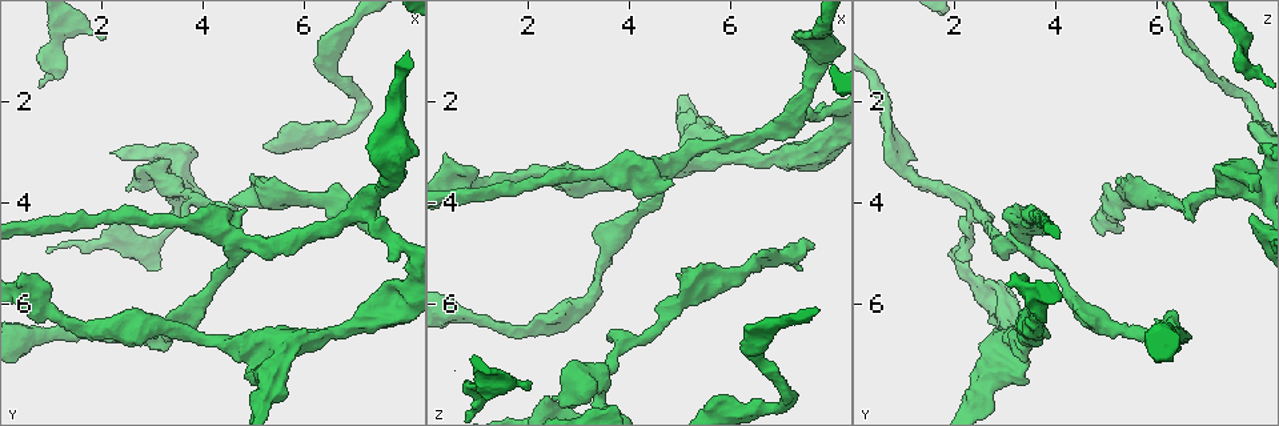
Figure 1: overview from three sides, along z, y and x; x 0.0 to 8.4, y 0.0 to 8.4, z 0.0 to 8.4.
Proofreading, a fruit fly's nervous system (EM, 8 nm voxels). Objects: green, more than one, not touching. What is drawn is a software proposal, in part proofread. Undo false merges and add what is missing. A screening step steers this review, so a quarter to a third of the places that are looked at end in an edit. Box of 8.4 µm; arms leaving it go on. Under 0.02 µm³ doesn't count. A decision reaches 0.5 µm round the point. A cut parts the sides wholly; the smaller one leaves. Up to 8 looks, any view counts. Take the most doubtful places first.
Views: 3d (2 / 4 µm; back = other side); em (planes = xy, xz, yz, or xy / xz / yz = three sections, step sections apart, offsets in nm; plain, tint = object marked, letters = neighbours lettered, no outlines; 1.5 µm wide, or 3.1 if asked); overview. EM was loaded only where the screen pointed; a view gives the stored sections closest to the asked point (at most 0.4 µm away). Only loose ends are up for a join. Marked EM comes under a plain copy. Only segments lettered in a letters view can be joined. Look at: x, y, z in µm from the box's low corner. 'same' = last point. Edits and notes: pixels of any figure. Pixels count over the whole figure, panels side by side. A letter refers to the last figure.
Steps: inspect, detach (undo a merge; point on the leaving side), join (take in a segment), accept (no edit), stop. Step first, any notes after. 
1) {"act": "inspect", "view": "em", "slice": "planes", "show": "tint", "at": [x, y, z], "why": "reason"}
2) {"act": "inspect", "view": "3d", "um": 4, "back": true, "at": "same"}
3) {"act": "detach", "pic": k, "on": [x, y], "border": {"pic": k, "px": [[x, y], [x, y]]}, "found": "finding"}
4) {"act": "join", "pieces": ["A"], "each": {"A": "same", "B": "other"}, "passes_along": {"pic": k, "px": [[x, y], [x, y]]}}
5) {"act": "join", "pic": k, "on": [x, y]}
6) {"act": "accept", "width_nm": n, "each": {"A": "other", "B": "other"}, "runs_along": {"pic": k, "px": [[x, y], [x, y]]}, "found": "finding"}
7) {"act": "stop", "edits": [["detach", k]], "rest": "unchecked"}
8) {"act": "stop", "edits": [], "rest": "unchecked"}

{"act": "inspect", "view": "em", "slice": "xy", "step": 4, "show": "tint", "at": [2.00, 0.75, 7.70]}

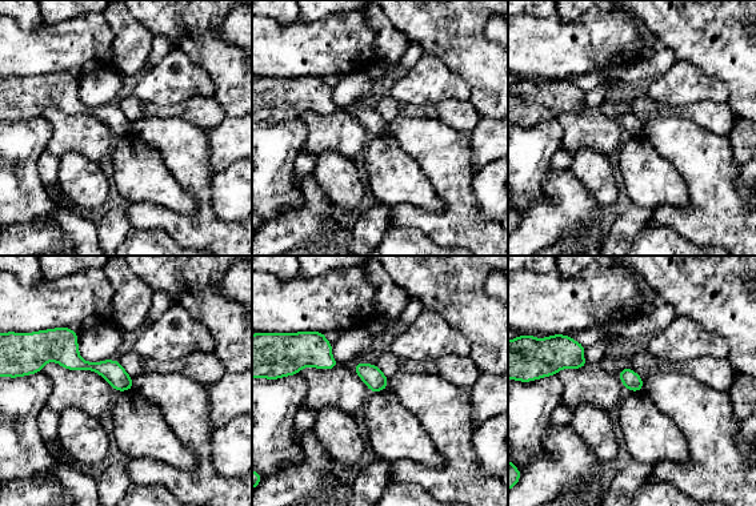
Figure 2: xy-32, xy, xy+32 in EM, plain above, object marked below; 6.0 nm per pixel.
{"act": "inspect", "view": "em", "slice": "planes", "show": "letters", "at": "same"}

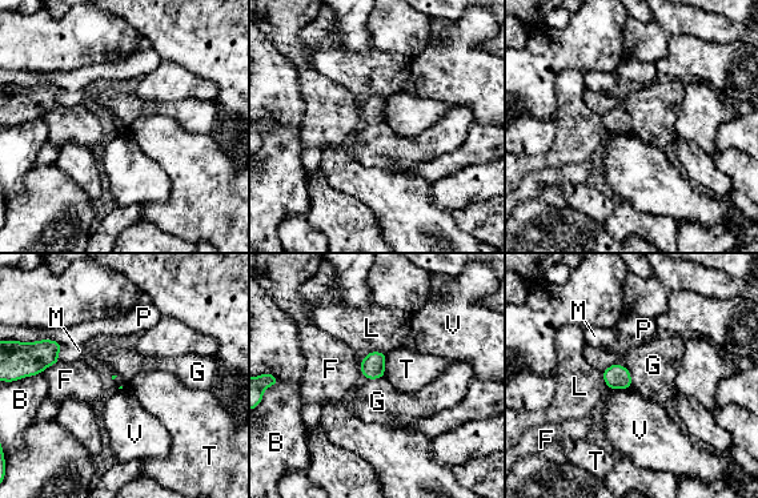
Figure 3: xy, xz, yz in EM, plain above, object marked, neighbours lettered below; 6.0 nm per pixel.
{"act": "accept", "each": {"B": "other", "F": "other", "G": "other", "L": "other", "M": "other", "P": "other", "T": "other", "V": "other"}, "border": {"pic": 3, "px": [[602, 370], [624, 365], [633, 388]]}, "found": "no lettered segment goes on from it"}

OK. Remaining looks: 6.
{"act": "inspect", "view": "em", "slice": "planes", "show": "letters", "at": [3.40, 3.75, 7.50], "why": "sudden change in width"}

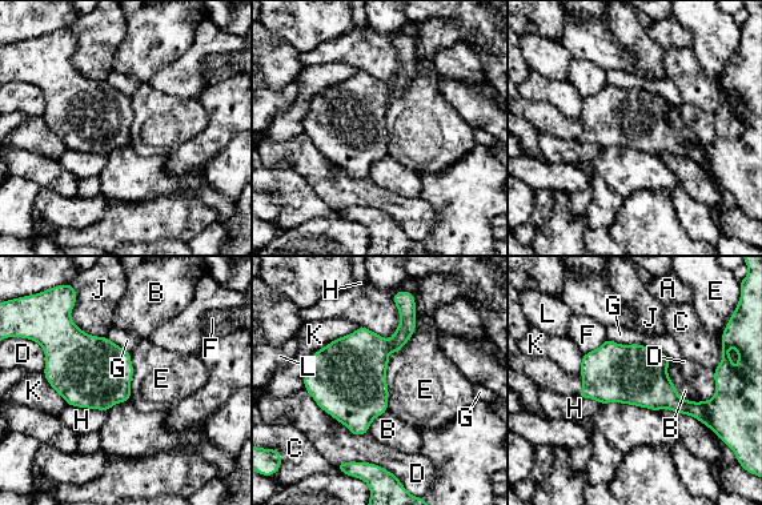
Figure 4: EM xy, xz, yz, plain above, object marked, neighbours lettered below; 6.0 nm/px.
{"act": "accept", "each": {"A": "other", "B": "other", "C": "other", "D": "other", "E": "other", "F": "other", "G": "other", "H": "other", "J": "other", "K": "other", "L": "other"}, "border": {"pic": 4, "px": [[67, 404], [103, 409], [105, 412]]}, "found": "all the same neuron"}

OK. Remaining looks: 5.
{"act": "inspect", "view": "em", "slice": "xz", "step": 8, "show": "letters", "at": [5.10, 3.60, 5.25], "why": "an open end"}

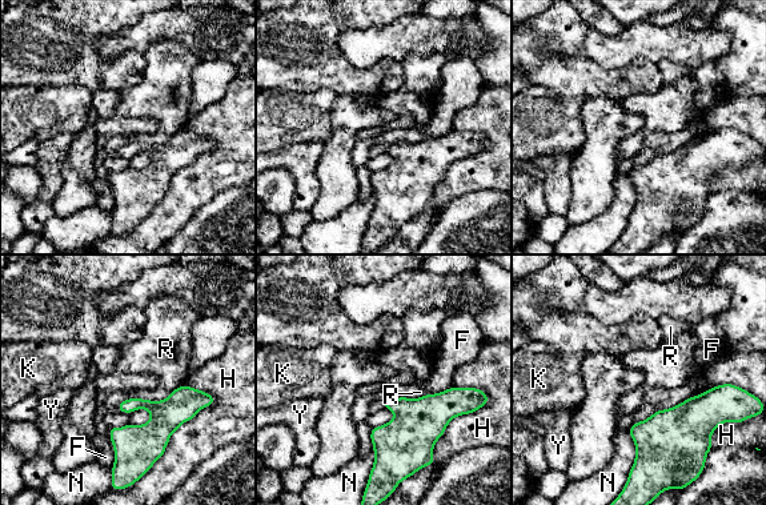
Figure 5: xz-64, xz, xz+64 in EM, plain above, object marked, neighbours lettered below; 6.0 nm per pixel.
{"act": "inspect", "view": "em", "slice": "planes", "show": "letters", "at": "same", "why": "another direction"}

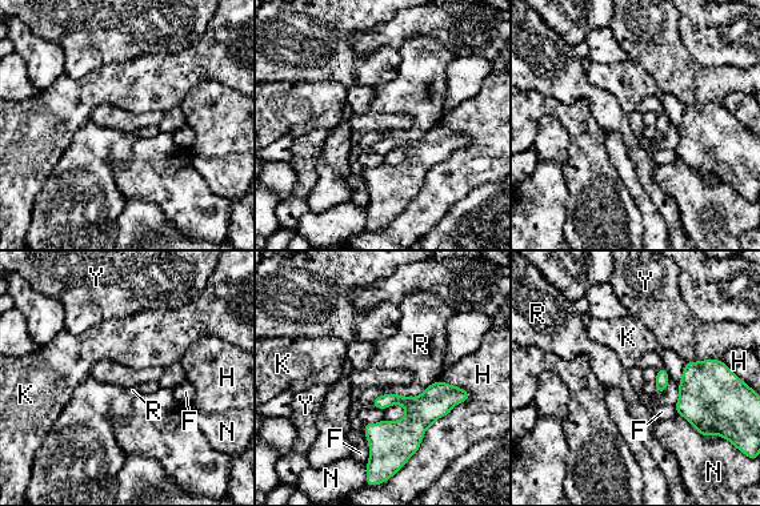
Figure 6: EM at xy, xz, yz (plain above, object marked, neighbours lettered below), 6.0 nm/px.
{"act": "accept", "each": {"F": "other", "H": "other", "K": "other", "N": "other", "R": "other", "Y": "other"}, "runs_along": {"pic": 6, "px": [[464, 396], [439, 398], [370, 468]]}, "found": "no lettered segment goes on from it"}

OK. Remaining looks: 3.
{"act": "stop", "edits": [], "rest": "unchecked"}

